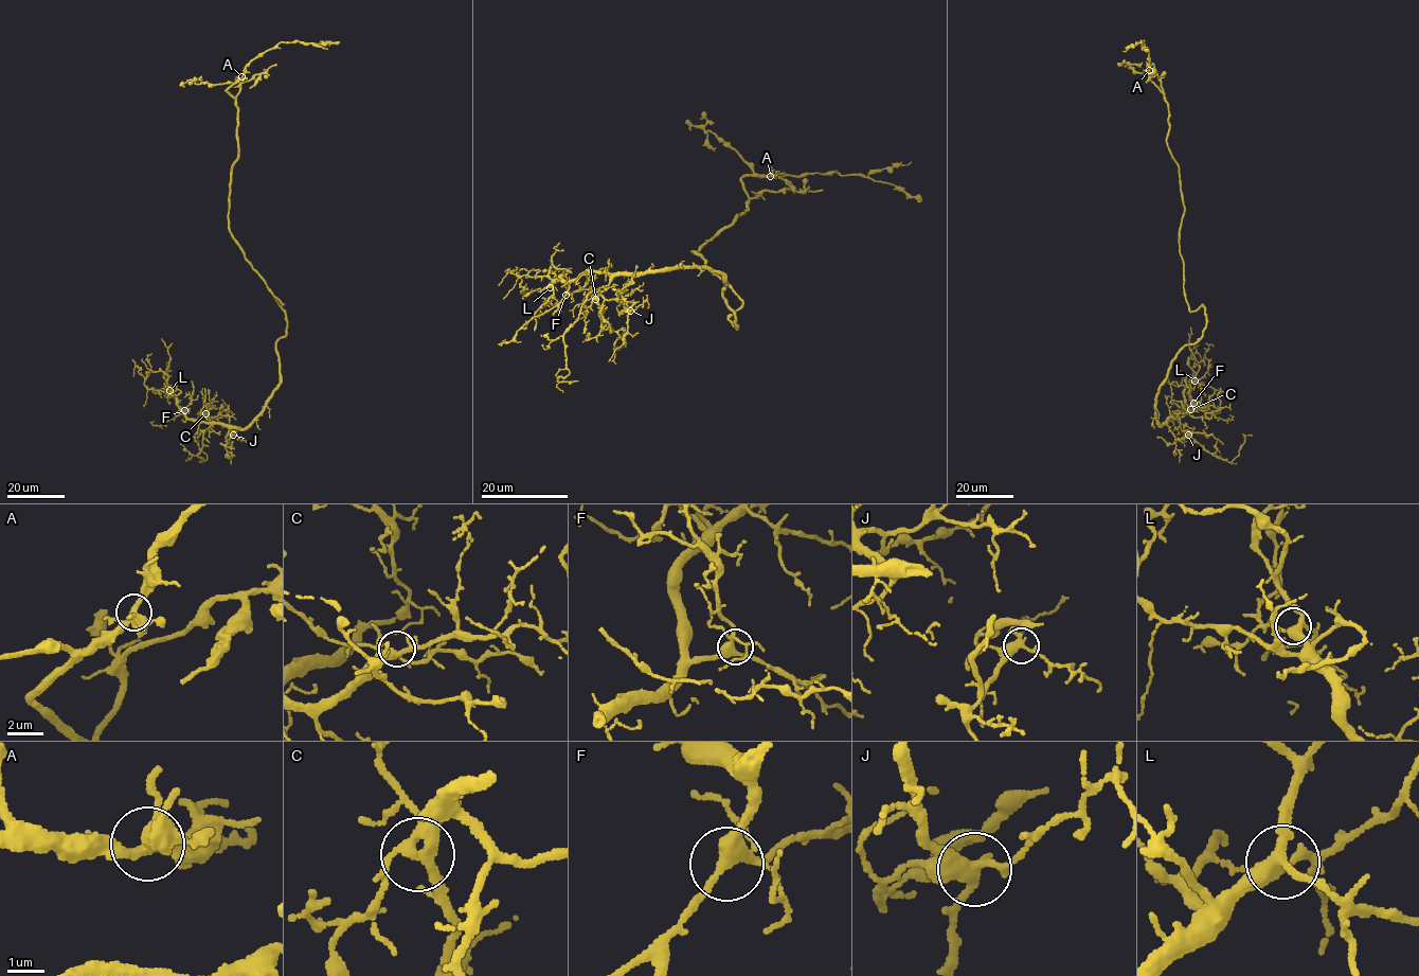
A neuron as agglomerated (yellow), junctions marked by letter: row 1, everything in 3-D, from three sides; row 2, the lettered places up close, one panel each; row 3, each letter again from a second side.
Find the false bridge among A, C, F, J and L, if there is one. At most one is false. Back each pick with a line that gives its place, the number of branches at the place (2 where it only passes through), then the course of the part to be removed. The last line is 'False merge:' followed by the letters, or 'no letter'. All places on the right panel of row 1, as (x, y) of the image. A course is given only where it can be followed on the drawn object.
False merge: no letter

